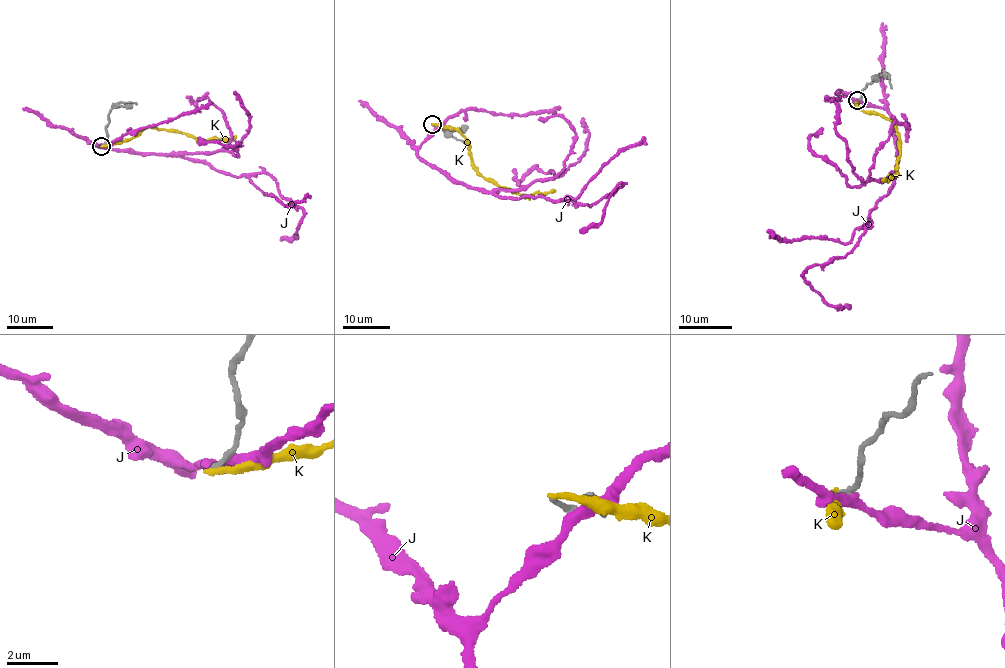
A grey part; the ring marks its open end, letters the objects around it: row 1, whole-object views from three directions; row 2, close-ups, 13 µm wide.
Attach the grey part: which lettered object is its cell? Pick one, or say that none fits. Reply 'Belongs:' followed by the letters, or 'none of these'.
Belongs: none of these

